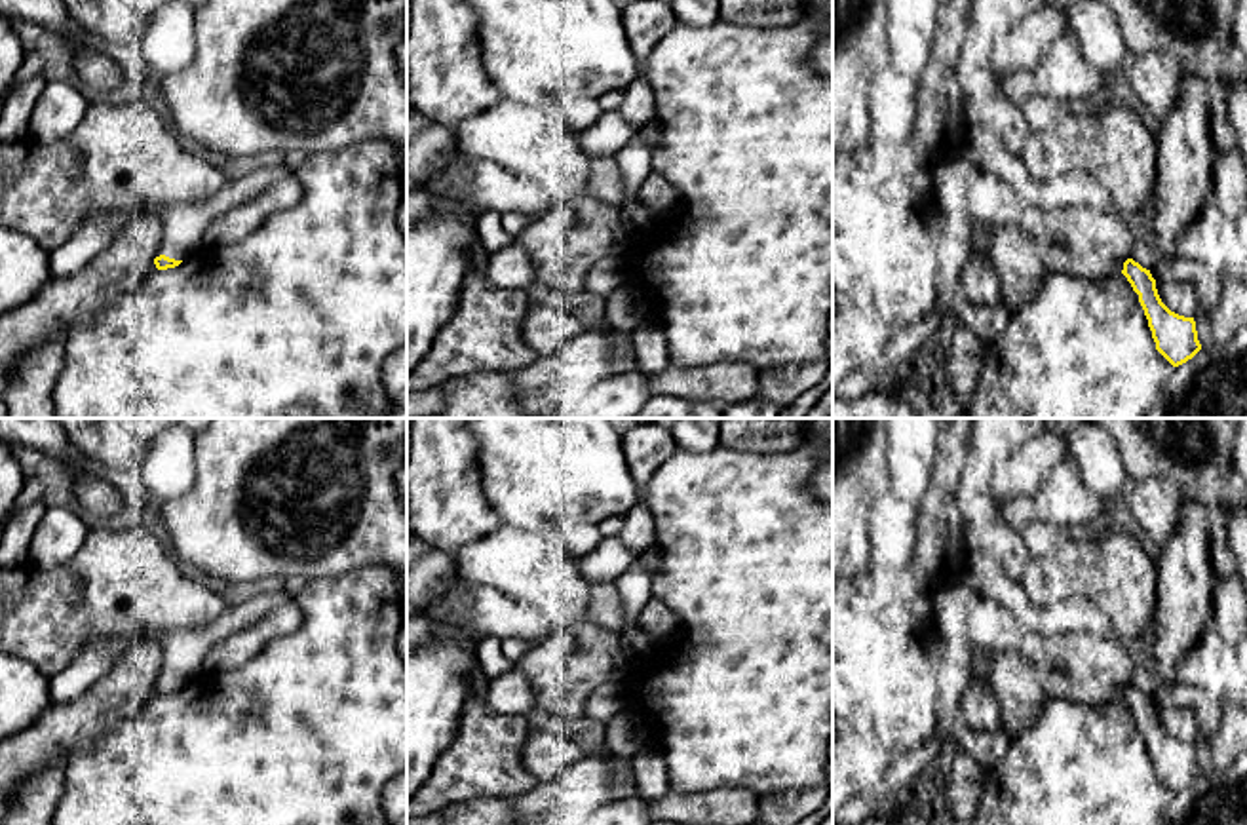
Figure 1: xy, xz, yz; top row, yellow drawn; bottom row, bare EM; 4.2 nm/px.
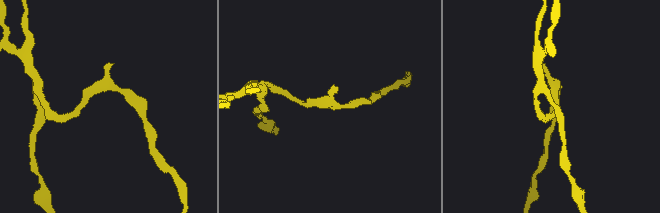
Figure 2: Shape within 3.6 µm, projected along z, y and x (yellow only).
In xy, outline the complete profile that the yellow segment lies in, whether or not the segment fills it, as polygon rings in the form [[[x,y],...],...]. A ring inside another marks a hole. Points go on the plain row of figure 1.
[[[285,589],[257,595],[238,606],[226,608],[215,622],[194,629],[169,629],[158,633],[163,648],[162,671],[154,690],[158,696],[179,692],[203,671],[207,652],[236,631],[259,622],[295,597]]]

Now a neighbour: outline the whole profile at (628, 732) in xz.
[[[625,709],[604,724],[604,739],[610,755],[633,758],[650,743],[650,726],[635,709]]]

